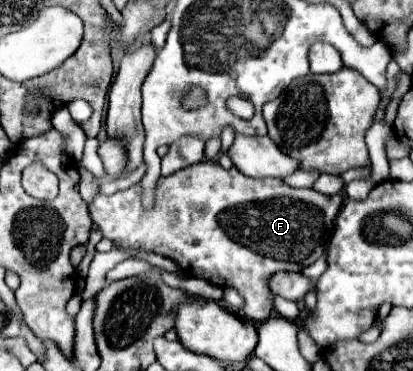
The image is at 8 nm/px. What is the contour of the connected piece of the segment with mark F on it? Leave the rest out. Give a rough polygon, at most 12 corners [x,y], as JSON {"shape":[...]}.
{"shape":[[200,161],[98,195],[106,239],[236,287],[324,255],[342,195]]}

